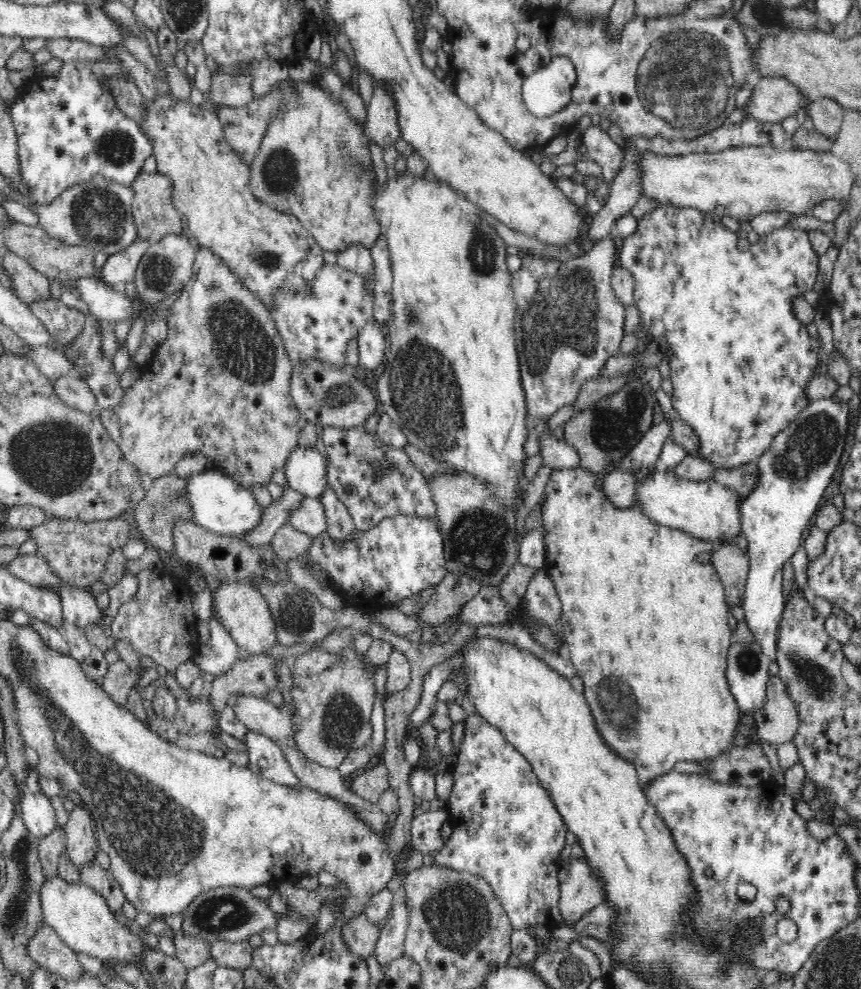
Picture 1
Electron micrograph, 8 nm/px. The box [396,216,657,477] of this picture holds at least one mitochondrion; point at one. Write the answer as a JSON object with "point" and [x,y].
{"point":[564,307]}

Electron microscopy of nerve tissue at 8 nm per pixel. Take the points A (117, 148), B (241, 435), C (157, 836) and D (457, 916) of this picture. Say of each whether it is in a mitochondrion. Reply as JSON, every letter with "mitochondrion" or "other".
{"A":"mitochondrion","B":"other","C":"mitochondrion","D":"mitochondrion"}

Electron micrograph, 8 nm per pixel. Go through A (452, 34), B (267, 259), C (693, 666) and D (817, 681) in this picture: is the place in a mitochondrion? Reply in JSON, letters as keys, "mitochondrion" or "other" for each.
{"A":"other","B":"mitochondrion","C":"other","D":"mitochondrion"}

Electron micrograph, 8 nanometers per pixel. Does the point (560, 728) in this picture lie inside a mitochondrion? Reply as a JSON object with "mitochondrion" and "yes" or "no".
{"mitochondrion":"no"}

